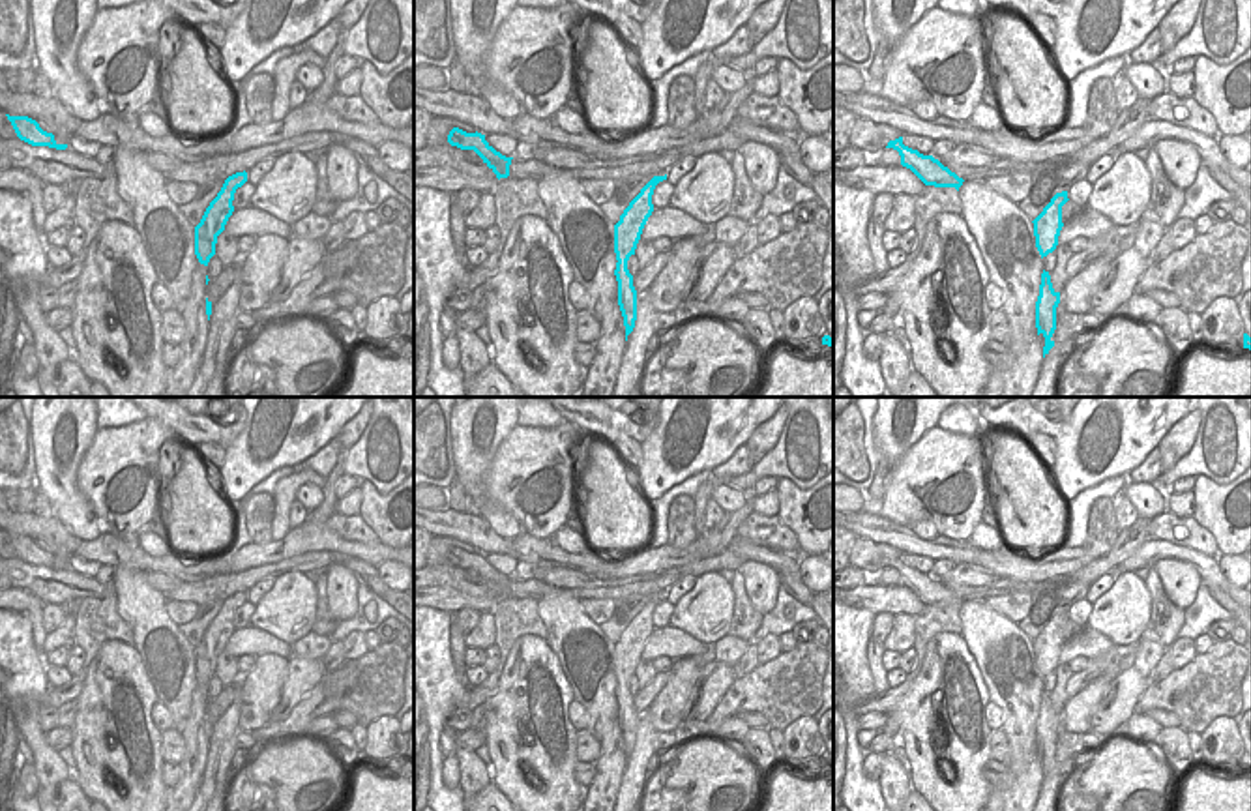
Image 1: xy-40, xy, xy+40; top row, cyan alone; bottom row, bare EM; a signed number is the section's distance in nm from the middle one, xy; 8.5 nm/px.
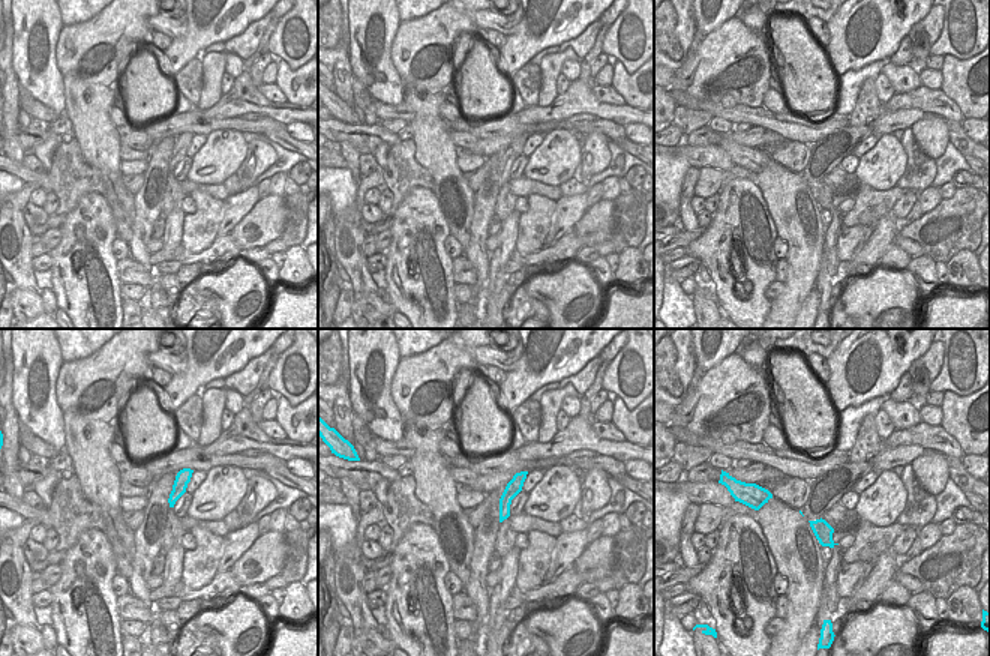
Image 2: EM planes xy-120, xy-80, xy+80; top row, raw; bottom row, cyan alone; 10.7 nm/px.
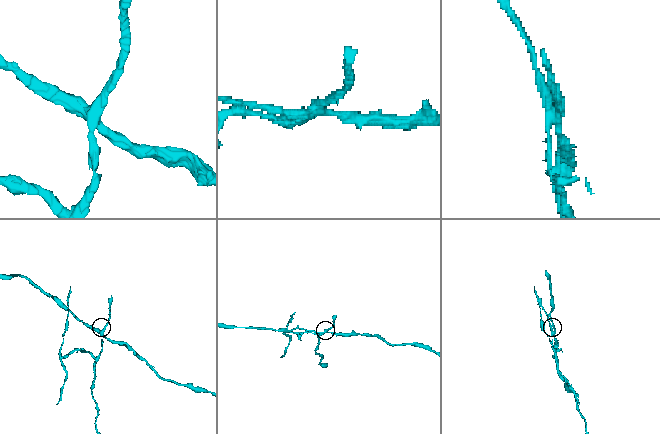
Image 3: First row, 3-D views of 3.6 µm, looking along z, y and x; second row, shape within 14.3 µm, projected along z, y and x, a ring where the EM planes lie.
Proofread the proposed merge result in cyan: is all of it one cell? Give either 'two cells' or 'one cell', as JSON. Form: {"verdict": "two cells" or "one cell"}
{"verdict": "two cells"}

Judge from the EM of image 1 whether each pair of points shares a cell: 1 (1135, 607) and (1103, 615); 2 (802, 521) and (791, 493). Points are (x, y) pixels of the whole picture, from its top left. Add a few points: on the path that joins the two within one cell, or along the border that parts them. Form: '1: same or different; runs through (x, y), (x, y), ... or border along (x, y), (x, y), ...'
1: same; runs through (1128, 607), (1118, 615), (1111, 615)
2: same; runs through (802, 514), (793, 501)

